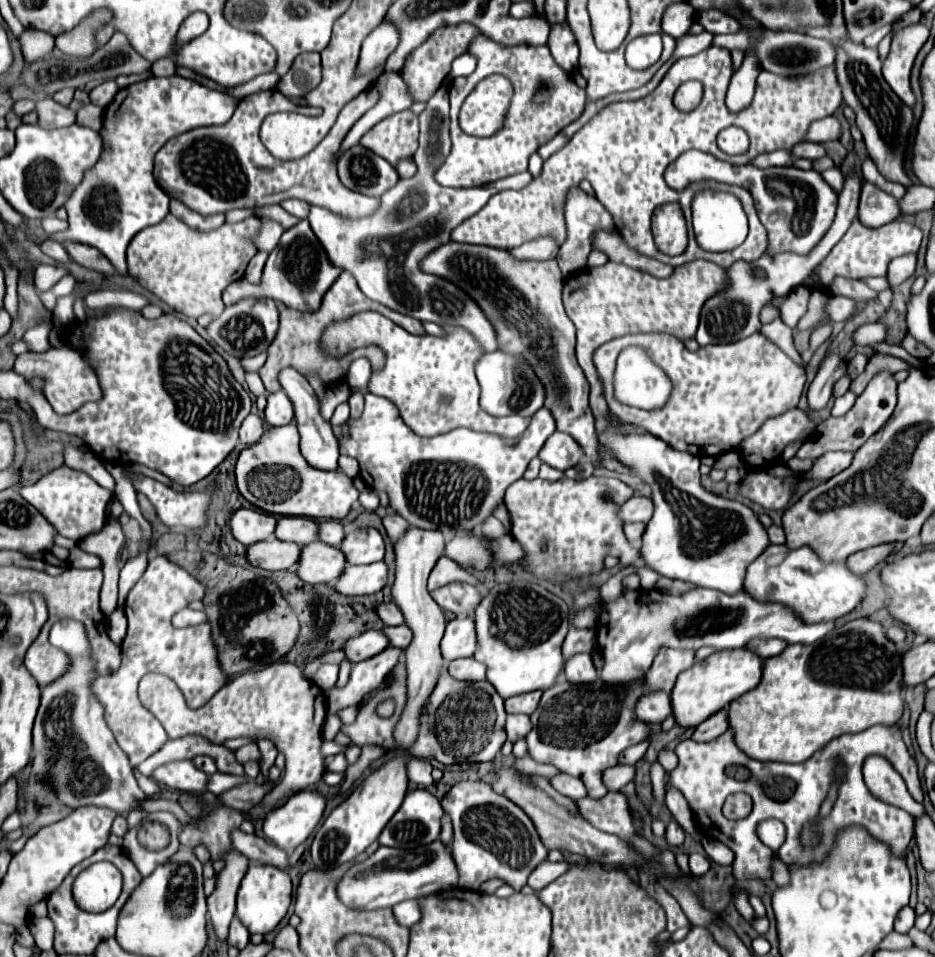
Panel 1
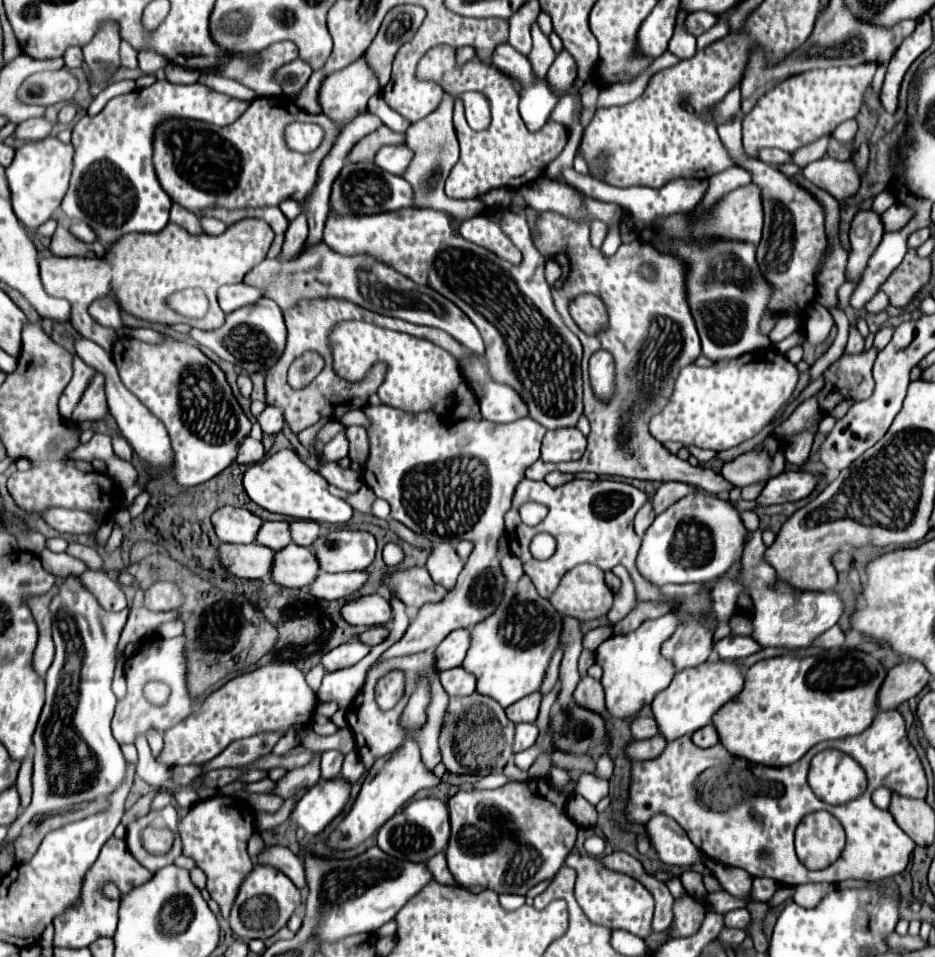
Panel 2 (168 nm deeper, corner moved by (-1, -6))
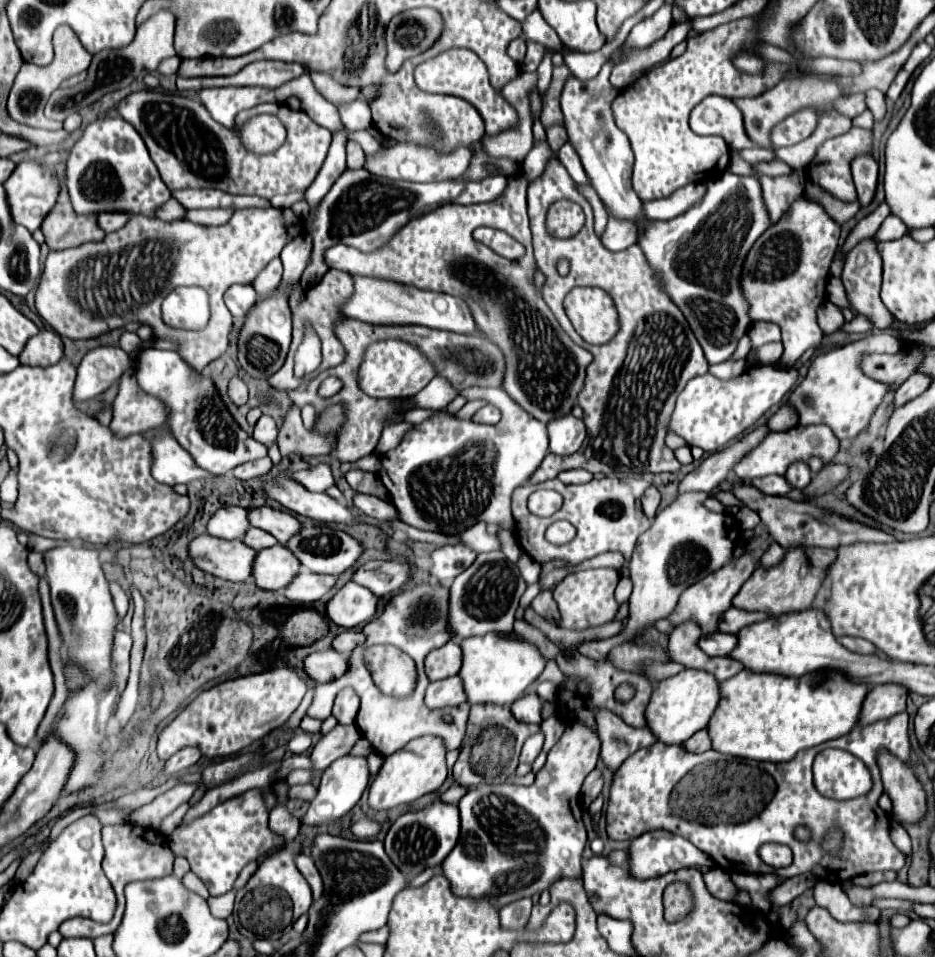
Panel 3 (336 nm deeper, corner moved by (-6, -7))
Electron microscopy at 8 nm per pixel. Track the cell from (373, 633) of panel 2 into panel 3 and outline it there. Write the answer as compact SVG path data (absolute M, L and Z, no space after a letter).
M347 630L347 632L341 632L339 636L333 638L331 642L331 648L335 648L335 652L339 654L351 654L351 650L359 644L365 642L365 636L359 634L359 632L353 632L353 630Z

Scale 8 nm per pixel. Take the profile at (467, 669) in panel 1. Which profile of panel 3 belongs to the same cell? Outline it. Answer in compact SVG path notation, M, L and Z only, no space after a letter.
M451 676L451 678L429 684L429 688L425 692L425 702L431 710L445 708L445 706L459 706L459 704L467 702L467 696L461 686L461 678Z

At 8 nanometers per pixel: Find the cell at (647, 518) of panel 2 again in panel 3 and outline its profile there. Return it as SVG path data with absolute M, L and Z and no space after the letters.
M649 486L649 488L645 490L643 498L641 498L643 512L645 512L645 516L647 516L649 520L653 520L653 518L655 518L655 510L657 510L659 502L661 502L661 494L659 494L659 490L657 490L655 486Z

